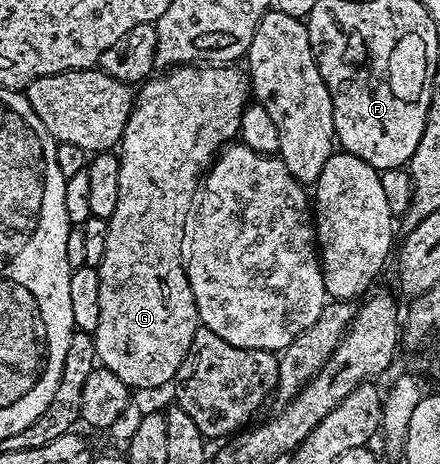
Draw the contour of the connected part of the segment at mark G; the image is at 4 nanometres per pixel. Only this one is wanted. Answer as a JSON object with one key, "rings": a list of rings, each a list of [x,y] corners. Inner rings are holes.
{"rings":[[[176,66],[160,77],[149,79],[135,97],[124,137],[119,142],[118,206],[107,220],[106,254],[98,269],[98,330],[94,339],[97,361],[106,370],[118,374],[129,389],[171,385],[178,366],[182,366],[182,358],[190,350],[190,342],[194,342],[196,329],[201,327],[188,281],[186,233],[202,177],[221,149],[237,139],[244,109],[250,103],[250,81],[238,69],[236,66]]]}

